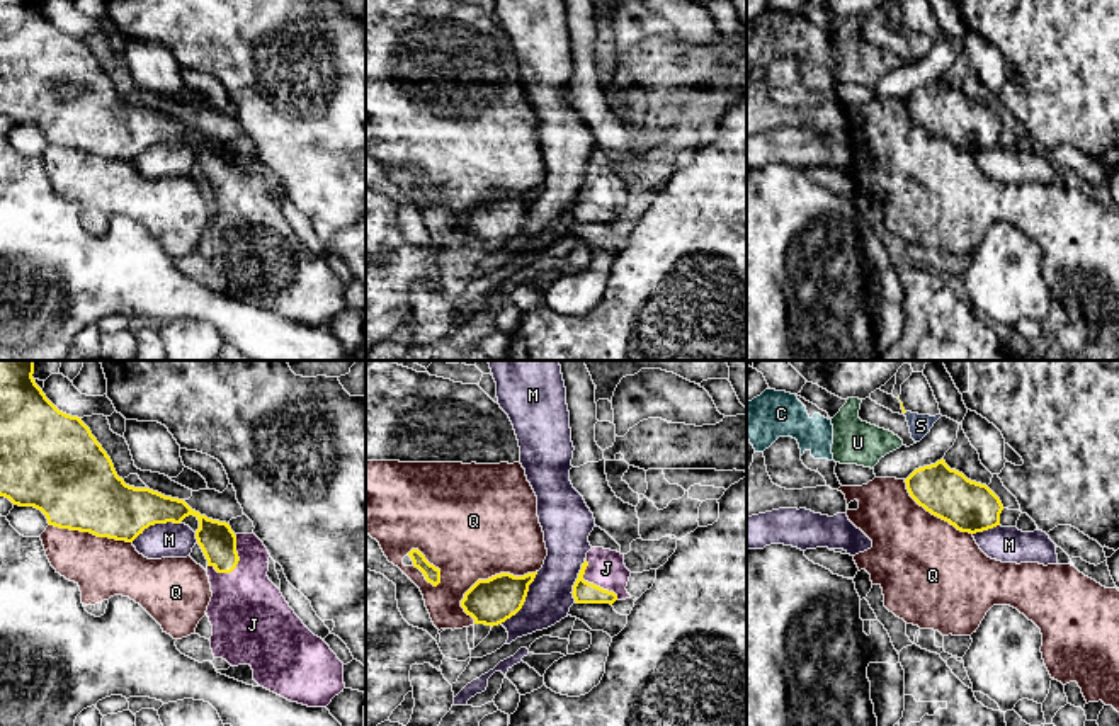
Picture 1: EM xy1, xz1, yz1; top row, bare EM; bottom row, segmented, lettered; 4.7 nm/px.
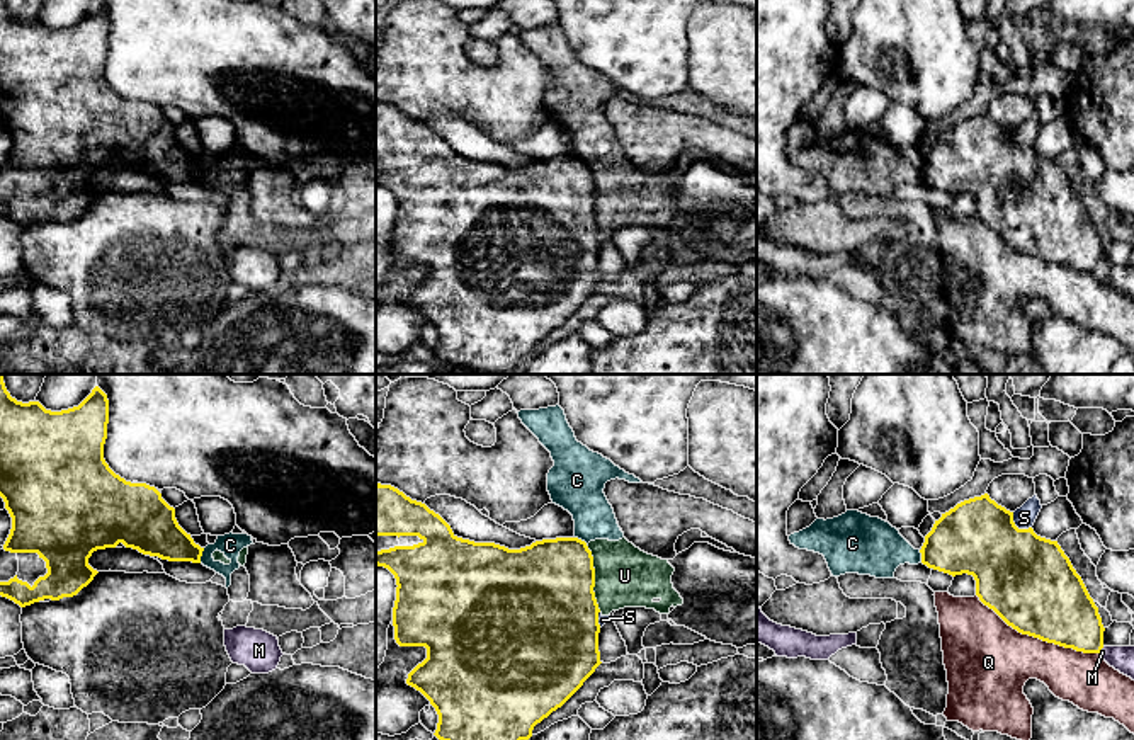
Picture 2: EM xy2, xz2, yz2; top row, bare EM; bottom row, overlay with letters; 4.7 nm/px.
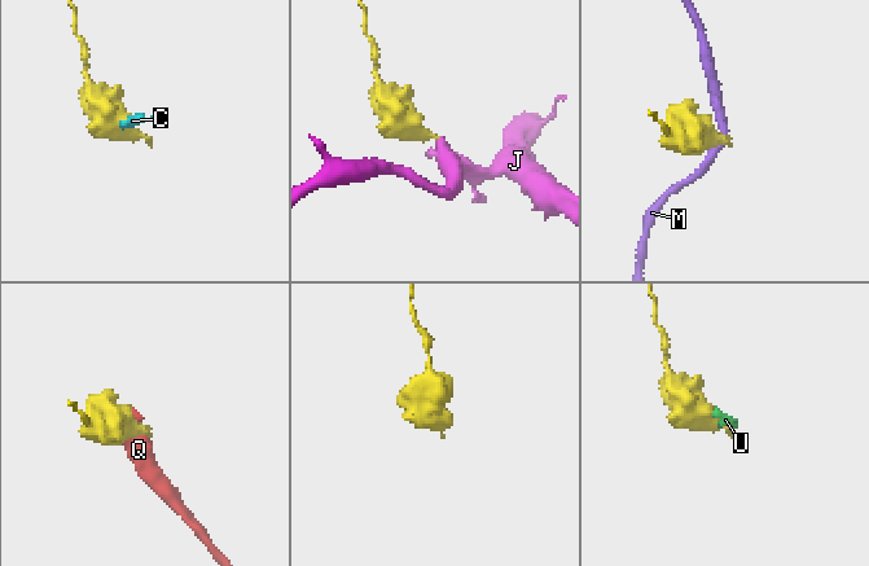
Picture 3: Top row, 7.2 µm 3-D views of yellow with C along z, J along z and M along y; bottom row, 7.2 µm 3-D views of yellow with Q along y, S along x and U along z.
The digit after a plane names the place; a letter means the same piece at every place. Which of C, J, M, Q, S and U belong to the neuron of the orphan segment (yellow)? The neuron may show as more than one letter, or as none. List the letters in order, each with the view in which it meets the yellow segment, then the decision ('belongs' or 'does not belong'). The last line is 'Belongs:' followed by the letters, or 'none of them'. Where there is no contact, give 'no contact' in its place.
C: xy2 | does not belong
J: xy1 | belongs
M: xz1 | does not belong
Q: yz2 | does not belong
S: yz2 | does not belong
U: xz2 | does not belong
Belongs: J

